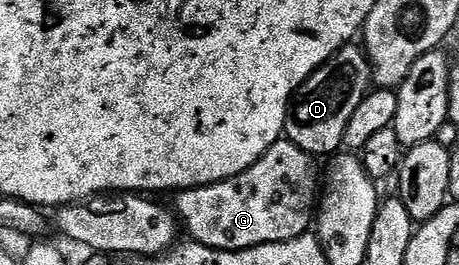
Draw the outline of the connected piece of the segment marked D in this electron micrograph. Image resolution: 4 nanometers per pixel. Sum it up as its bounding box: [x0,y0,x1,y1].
[284,46,372,157]

